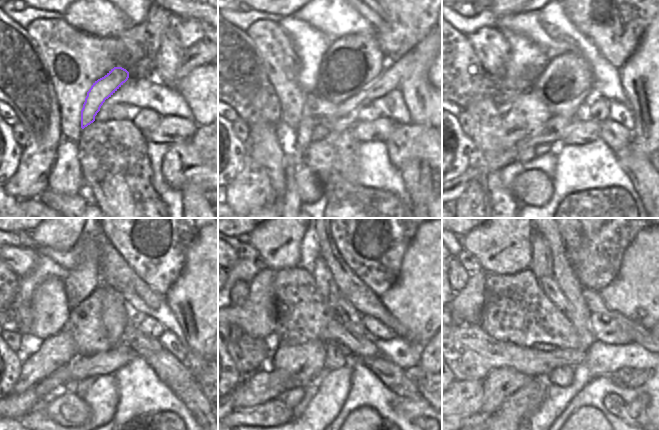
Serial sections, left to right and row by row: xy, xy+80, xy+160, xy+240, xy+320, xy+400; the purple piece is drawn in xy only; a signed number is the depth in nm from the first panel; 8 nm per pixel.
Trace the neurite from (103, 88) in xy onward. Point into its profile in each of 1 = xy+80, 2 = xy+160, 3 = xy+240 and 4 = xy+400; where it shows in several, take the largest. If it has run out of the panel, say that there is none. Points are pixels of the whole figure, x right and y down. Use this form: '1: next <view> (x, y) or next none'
1: next xy+80 (315, 109)
2: next xy+160 (526, 112)
3: next xy+240 (51, 354)
4: next xy+400 (505, 421)

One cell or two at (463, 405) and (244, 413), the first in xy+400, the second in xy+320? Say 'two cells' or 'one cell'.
two cells

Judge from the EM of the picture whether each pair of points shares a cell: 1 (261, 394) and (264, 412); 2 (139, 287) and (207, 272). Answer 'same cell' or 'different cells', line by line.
1: different cells
2: different cells

